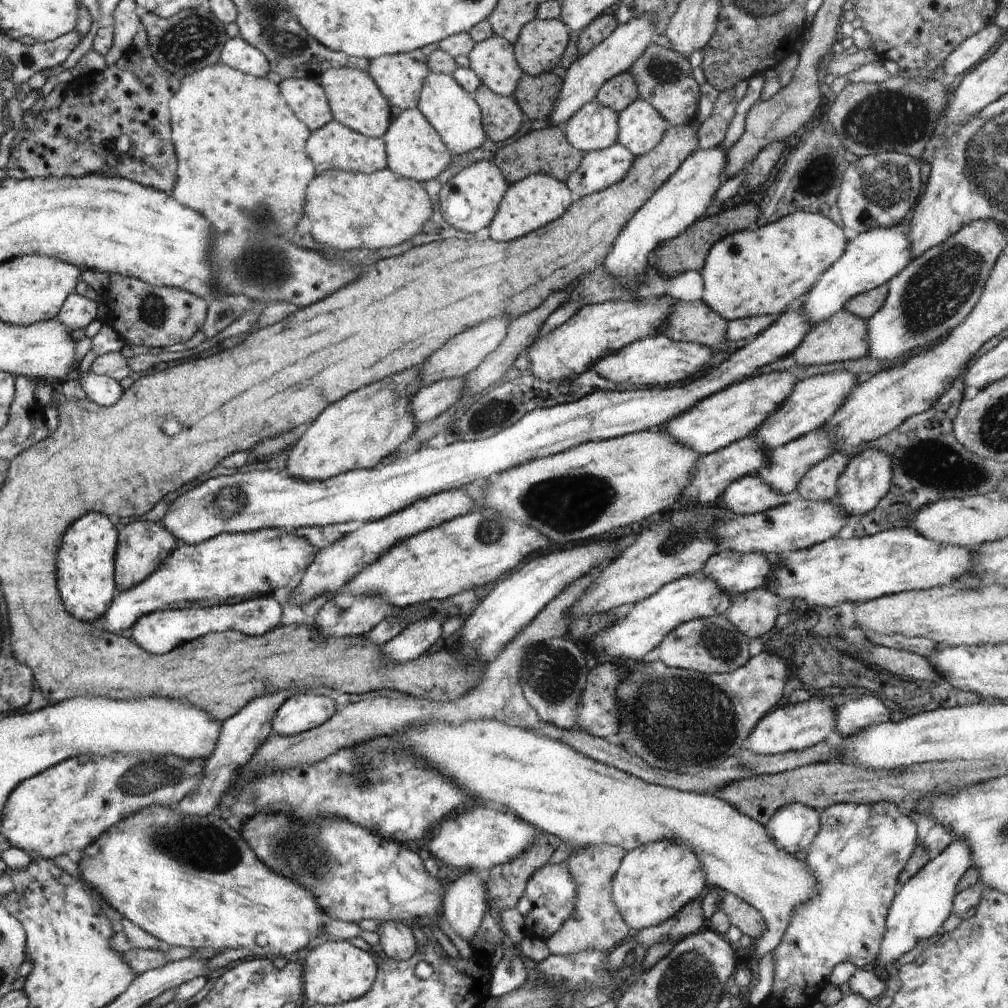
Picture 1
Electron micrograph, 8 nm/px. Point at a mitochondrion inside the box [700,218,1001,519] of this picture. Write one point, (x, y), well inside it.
(942, 286)

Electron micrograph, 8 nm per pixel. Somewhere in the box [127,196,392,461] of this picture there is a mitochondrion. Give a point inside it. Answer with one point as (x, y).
(265, 267)

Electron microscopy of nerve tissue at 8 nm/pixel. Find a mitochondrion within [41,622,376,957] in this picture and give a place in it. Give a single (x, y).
(190, 842)

